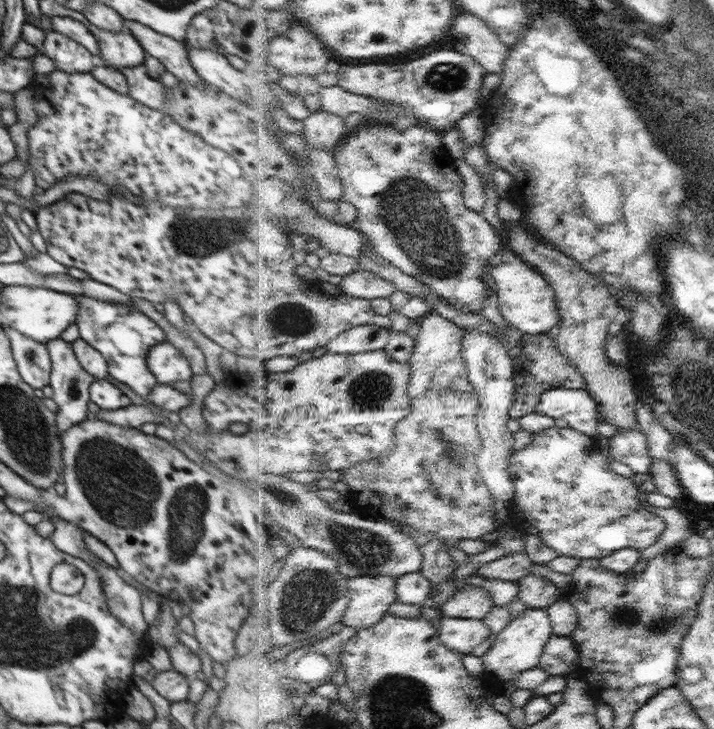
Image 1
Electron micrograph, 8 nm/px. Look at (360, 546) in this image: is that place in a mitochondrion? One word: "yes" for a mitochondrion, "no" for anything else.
yes

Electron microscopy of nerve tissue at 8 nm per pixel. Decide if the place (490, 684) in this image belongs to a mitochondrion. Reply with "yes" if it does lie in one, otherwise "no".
no

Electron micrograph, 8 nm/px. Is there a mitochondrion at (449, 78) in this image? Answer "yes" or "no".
yes

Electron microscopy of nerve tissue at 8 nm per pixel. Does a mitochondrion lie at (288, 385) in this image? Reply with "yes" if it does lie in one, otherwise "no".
no

